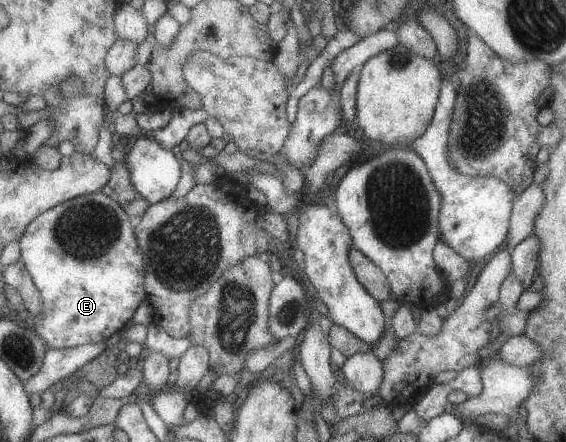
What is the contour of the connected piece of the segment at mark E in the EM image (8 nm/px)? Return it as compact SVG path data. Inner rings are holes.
M96 191L58 203L58 205L37 215L24 228L23 234L18 240L19 254L28 275L30 275L32 279L34 287L36 287L38 293L40 293L42 311L40 311L36 317L32 317L29 322L27 321L27 314L24 314L23 323L33 329L43 340L46 347L59 350L91 343L102 343L104 339L108 339L112 333L116 333L122 329L128 321L131 321L136 307L146 299L146 293L144 291L144 259L142 259L142 253L140 253L140 249L138 249L138 243L136 243L136 237L128 219L129 216L116 201L113 201L102 192Z

